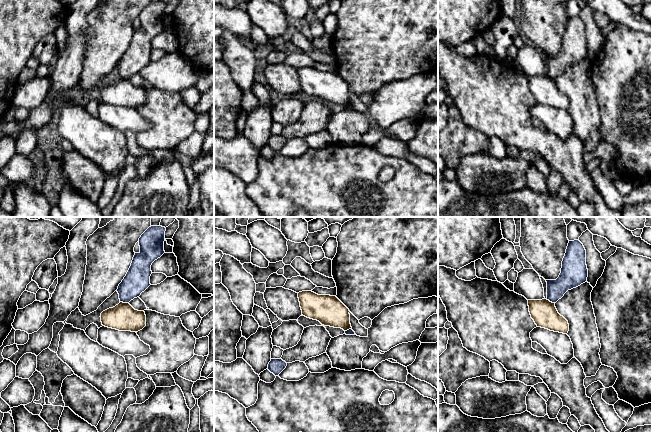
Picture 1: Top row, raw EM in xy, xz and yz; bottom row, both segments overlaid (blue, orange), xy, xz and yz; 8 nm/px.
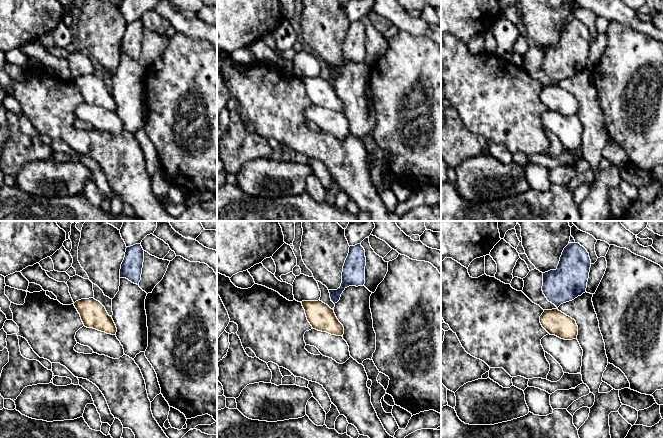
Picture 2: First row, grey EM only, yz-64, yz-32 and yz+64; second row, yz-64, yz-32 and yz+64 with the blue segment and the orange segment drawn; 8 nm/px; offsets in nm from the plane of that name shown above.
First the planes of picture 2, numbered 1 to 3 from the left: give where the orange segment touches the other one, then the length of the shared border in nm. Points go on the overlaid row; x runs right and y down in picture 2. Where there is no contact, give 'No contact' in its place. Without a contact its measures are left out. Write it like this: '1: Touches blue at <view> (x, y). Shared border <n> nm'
1: No contact
2: No contact
3: No contact

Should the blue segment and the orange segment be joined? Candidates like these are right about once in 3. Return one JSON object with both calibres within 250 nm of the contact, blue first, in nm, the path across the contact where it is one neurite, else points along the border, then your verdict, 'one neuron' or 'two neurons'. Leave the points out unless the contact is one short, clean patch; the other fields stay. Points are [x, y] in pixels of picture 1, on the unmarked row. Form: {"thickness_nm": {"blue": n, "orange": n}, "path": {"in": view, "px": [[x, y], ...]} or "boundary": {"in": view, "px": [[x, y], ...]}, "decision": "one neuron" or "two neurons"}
{"thickness_nm": {"blue": 200, "orange": 220}, "boundary": {"in": "xy", "px": [[120, 77], [128, 79]]}, "decision": "two neurons"}

